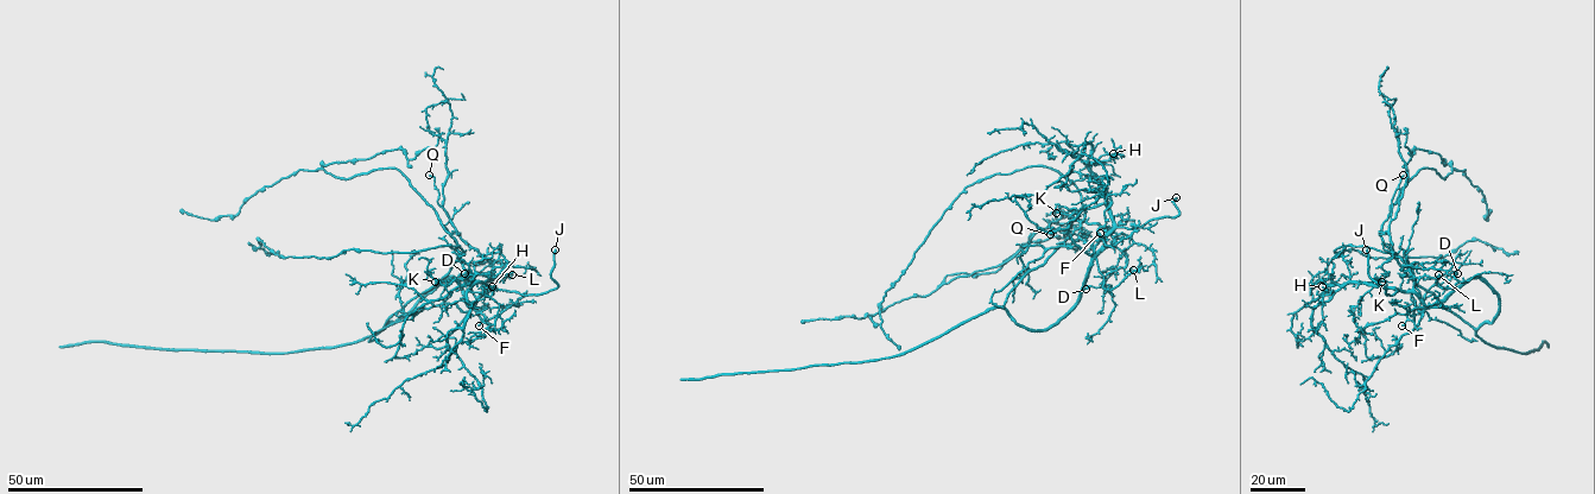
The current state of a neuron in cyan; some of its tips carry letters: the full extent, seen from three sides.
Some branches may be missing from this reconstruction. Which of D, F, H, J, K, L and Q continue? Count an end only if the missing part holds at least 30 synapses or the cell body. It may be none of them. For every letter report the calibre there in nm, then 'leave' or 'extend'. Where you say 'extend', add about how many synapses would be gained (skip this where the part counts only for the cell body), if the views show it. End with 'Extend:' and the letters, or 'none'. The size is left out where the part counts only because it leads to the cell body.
D: 320 nm | leave
F: 170 nm | leave
H: 100 nm | leave
J: 320 nm | extend
K: 340 nm | extend | 60 syn
L: 110 nm | leave
Q: 200 nm | leave
Extend: J, K

